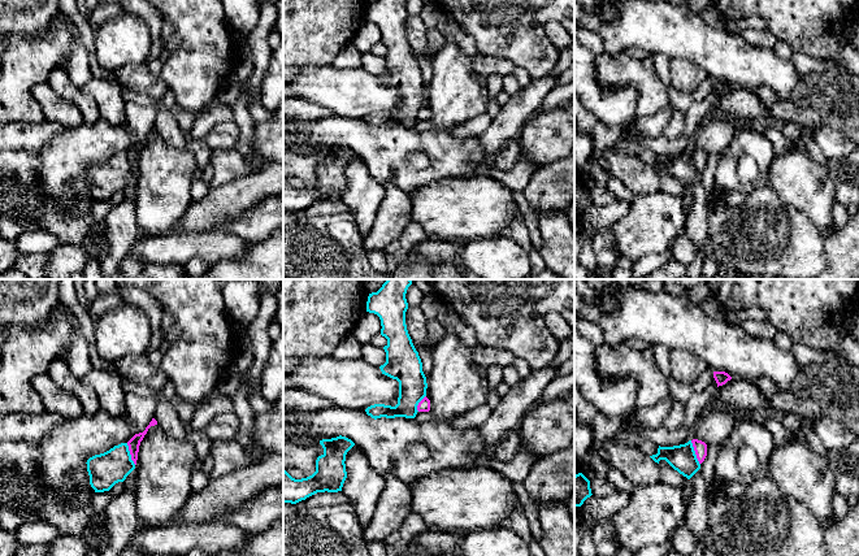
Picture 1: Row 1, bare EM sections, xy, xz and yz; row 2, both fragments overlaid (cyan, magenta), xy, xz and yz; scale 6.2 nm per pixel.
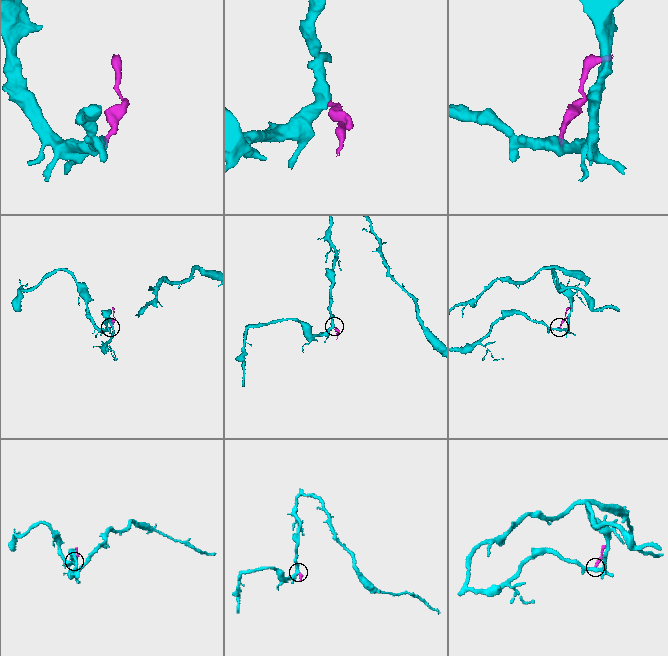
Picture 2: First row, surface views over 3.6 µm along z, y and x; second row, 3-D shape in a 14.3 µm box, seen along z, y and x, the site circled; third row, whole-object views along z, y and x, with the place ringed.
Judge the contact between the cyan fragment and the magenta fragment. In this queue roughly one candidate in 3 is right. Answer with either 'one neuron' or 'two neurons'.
two neurons

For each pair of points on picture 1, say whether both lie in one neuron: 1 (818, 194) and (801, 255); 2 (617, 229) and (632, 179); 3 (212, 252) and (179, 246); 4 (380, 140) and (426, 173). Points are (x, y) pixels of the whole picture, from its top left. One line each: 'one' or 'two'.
1: two
2: two
3: one
4: one

